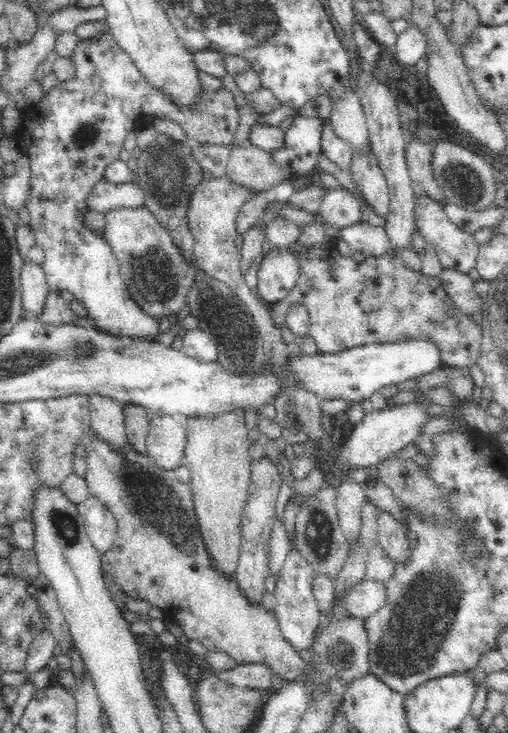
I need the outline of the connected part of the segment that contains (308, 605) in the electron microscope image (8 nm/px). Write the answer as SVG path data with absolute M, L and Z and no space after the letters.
M293 542L292 549L290 549L288 556L286 557L282 570L275 576L274 581L275 581L275 590L274 590L273 595L275 596L275 601L274 601L274 604L271 605L271 608L272 608L273 615L276 617L277 622L279 623L281 634L285 637L285 639L289 642L289 644L292 645L292 648L296 650L302 650L302 651L308 650L311 647L311 644L313 643L313 638L317 635L319 627L322 624L322 619L324 617L320 614L320 611L318 610L318 605L316 605L316 599L314 598L314 595L311 589L311 584L313 581L312 571L310 571L310 568L308 568L308 564L302 561L302 557L298 556L298 553L296 552L296 549L294 548L294 542Z

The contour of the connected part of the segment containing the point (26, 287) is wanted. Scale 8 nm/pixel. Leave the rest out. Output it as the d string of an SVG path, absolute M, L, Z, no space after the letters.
M26 260L21 274L23 284L23 310L28 319L39 319L50 292L43 266Z

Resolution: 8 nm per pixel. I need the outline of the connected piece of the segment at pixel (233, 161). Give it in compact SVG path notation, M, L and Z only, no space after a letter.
M232 144L225 169L224 176L230 182L248 190L270 190L287 179L280 169L271 166L268 152L252 145L242 148Z

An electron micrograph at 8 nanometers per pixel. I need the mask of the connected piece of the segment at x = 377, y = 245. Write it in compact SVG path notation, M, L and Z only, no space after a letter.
M359 220L341 229L341 235L353 251L362 252L366 257L375 257L387 252L388 237L382 227L374 227Z

